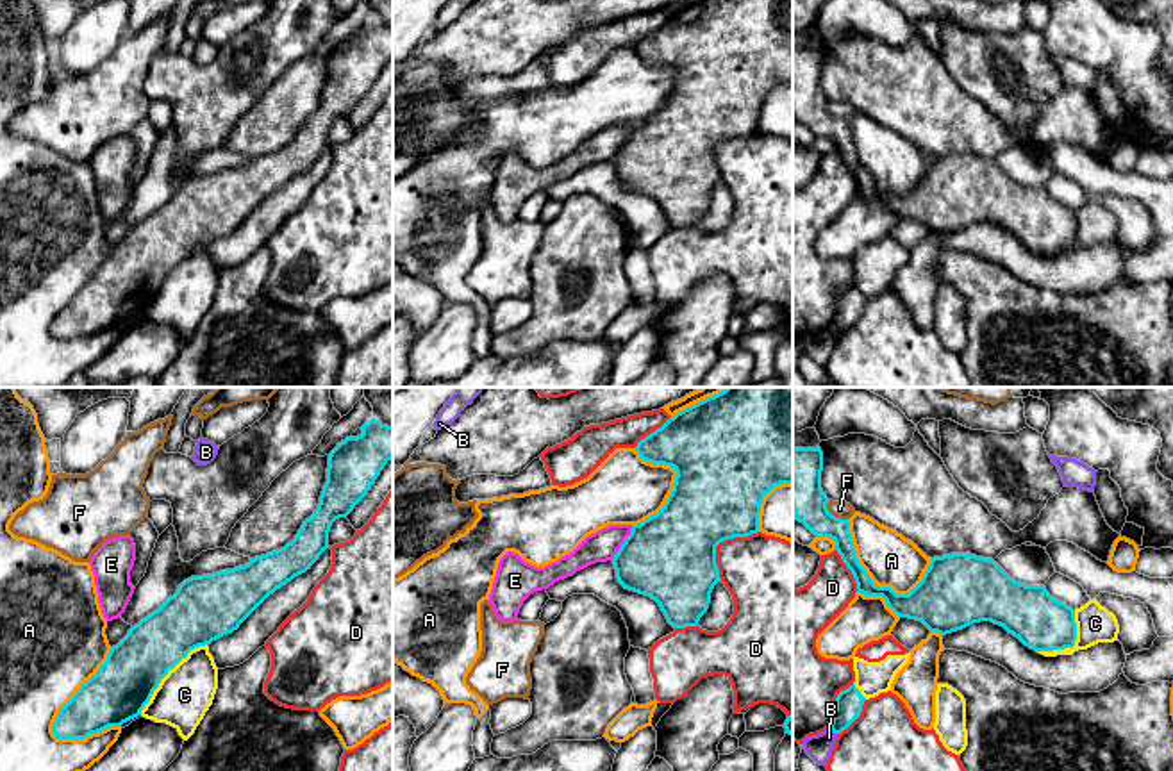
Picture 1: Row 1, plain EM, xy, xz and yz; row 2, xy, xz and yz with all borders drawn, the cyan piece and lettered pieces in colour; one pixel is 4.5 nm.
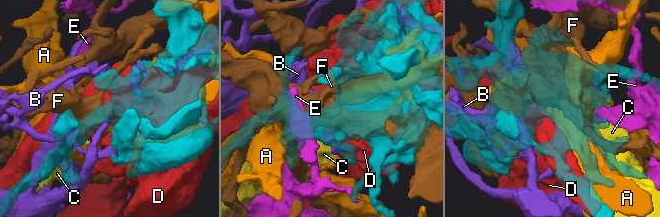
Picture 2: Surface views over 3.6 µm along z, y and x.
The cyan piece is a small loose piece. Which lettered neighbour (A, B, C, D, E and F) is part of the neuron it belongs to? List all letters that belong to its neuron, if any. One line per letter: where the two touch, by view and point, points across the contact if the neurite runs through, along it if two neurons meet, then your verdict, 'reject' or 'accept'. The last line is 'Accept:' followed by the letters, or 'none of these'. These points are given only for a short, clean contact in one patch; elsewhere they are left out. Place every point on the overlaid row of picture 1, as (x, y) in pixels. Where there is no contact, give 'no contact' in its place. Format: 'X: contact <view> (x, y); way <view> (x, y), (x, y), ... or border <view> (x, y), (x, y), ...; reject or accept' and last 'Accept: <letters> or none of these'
A: contact xy (75, 693); reject
B: contact yz (832, 730); reject
C: contact xy (166, 673); reject
D: contact xz (720, 541); reject
E: contact xz (623, 543); accept
F: contact yz (831, 514); reject
Accept: E

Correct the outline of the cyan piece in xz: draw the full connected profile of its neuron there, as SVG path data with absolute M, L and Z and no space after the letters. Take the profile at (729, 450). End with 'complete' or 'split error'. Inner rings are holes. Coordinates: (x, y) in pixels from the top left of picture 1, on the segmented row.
M727 387L677 412L661 428L641 439L636 452L646 462L671 466L677 471L664 507L639 525L609 525L587 535L571 553L545 568L536 568L518 553L507 551L498 562L489 594L489 603L500 621L516 621L530 594L548 589L591 564L611 560L618 582L628 591L655 600L673 628L696 626L709 609L714 585L721 582L716 546L727 539L757 534L764 496L775 485L793 484L793 387Z; split error

